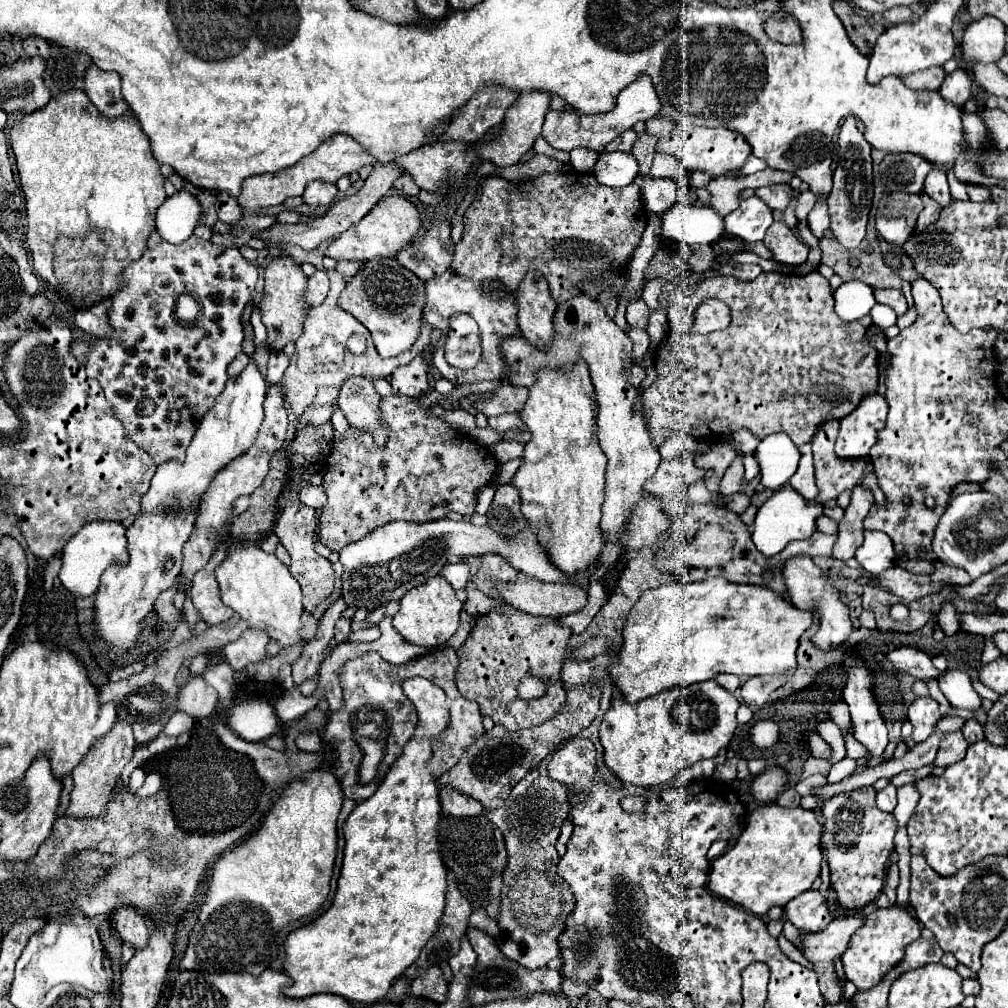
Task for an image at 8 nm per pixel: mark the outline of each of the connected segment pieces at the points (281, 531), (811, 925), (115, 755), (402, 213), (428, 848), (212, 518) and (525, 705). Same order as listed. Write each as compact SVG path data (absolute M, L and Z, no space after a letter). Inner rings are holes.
M296 500L296 502L290 502L282 510L282 514L280 514L280 518L278 518L276 526L274 526L274 534L280 538L282 546L288 550L290 560L292 560L290 566L288 566L288 570L292 572L292 576L302 586L306 612L312 612L334 590L334 570L332 570L332 564L314 550L314 544L316 544L316 538L318 538L318 534L316 534L318 524L320 524L318 522L318 512L314 508L308 508L302 502Z
M816 890L802 892L792 902L788 902L784 910L788 922L792 922L802 934L820 932L832 922L828 906L822 900L822 894Z
M116 722L116 726L110 730L110 734L100 738L94 744L94 748L90 750L90 754L86 756L86 760L82 760L74 768L74 772L72 772L74 790L70 792L70 806L68 806L66 814L72 818L80 818L80 820L102 818L106 814L106 804L110 802L110 798L118 786L122 770L134 754L134 748L136 748L136 742L132 736L132 728L128 724Z
M384 196L360 222L350 226L344 234L334 238L326 248L326 256L334 260L380 260L380 258L396 258L400 250L412 244L412 238L422 228L420 214L416 206L402 196Z
M408 678L402 682L406 696L418 712L418 726L414 736L406 742L402 758L396 760L374 796L358 802L344 822L344 862L338 878L338 890L332 906L314 922L300 926L286 938L286 974L292 976L294 986L284 988L290 998L306 998L328 992L346 998L348 1002L374 1004L386 996L394 980L420 956L420 950L436 934L440 916L446 904L446 866L438 852L438 822L440 798L436 778L428 770L432 758L432 744L440 746L440 734L450 724L446 694L426 678Z
M274 384L274 386L268 388L266 400L264 400L264 422L260 426L256 442L250 446L250 450L246 454L242 454L240 458L236 458L232 464L228 464L224 470L218 472L218 476L212 480L208 492L200 500L200 508L198 508L198 516L196 516L196 524L194 524L192 536L184 544L184 550L182 550L184 562L182 562L180 582L182 582L186 592L190 590L194 574L206 566L206 562L210 560L210 556L216 550L216 544L218 544L220 536L226 532L226 524L228 524L228 518L232 514L234 500L238 496L252 494L262 484L264 476L268 474L268 464L270 464L272 454L284 444L286 426L288 426L288 414L286 414L286 408L284 408L284 392L282 392L280 384Z
M504 602L500 610L476 618L474 630L456 652L456 686L464 698L478 702L482 716L490 716L494 724L500 724L506 730L514 732L542 724L556 716L566 702L560 670L568 652L570 636L572 630L558 624L556 618L532 616ZM526 676L538 676L548 682L546 694L534 700L518 700L518 686Z

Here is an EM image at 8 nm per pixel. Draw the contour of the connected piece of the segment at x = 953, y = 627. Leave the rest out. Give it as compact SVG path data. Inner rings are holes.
M944 604L944 608L938 614L938 624L940 624L940 628L944 630L946 636L952 636L960 630L960 624L958 624L958 618L956 618L952 604Z

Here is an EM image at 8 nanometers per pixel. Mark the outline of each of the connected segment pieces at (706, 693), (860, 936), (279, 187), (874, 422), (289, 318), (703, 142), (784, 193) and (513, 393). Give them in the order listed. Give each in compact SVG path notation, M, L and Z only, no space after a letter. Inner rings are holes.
M714 680L700 682L690 688L670 688L656 696L644 698L636 704L628 704L624 698L614 698L610 704L610 710L606 712L602 724L600 724L600 744L604 746L604 764L608 770L620 778L624 784L634 786L660 786L672 780L682 770L690 768L692 764L716 756L722 748L728 746L728 742L734 736L734 730L738 726L736 722L736 710L738 700L734 694L718 686Z
M900 906L878 908L876 912L868 914L866 924L854 934L850 948L842 956L846 978L850 982L854 982L858 990L870 990L894 966L898 966L904 960L906 946L910 946L910 942L914 942L918 938L920 938L920 926L908 910L902 910Z
M334 134L328 138L322 146L318 146L312 154L308 154L304 160L300 160L296 166L280 170L276 174L264 174L264 176L252 176L244 180L244 186L238 194L238 202L246 210L256 210L256 208L266 208L266 206L278 206L282 204L288 196L302 196L304 186L312 180L322 180L336 184L338 178L348 176L352 172L358 172L362 166L376 166L378 160L370 158L370 154L360 146L354 138L348 138L346 134Z
M880 394L866 396L852 414L840 420L834 454L848 460L866 458L876 444L878 432L886 426L886 414L888 404Z
M274 258L274 262L264 272L264 280L266 280L266 284L264 284L266 298L260 306L262 322L268 332L268 346L272 350L280 352L288 342L296 342L296 338L300 338L300 334L302 334L304 320L308 316L308 304L304 298L308 278L304 276L304 272L300 270L300 266L294 260Z
M676 124L670 136L658 140L656 150L664 154L674 154L678 160L690 166L690 172L702 170L708 172L712 178L724 176L728 170L740 168L746 162L746 158L752 154L752 148L748 146L746 138L742 134L736 134L730 128L700 128L688 124Z
M774 184L774 186L766 186L766 188L758 188L756 196L774 212L782 212L790 202L792 186L790 184Z
M502 382L502 386L494 392L492 398L478 398L476 410L486 416L498 416L504 412L518 412L522 410L528 398L528 388L512 386L510 382Z

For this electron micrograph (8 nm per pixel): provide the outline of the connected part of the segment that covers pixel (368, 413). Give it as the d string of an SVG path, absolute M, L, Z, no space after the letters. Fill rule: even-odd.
M350 378L342 384L338 394L338 406L346 414L348 422L364 432L370 432L376 446L388 442L388 428L380 418L380 394L366 378Z

